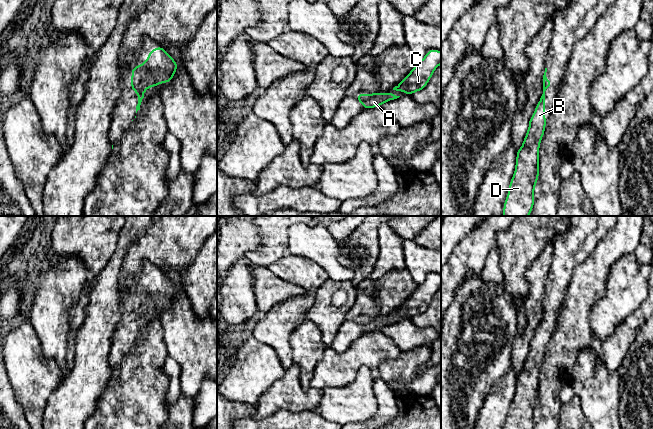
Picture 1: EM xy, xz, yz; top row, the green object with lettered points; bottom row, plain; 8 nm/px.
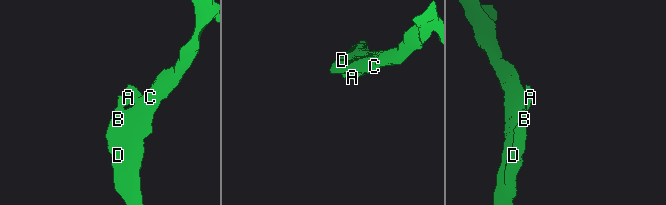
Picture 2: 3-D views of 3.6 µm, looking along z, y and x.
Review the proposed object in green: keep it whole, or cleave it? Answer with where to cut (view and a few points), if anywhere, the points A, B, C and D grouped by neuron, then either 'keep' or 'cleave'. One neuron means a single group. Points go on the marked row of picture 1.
no cut; A B C D; keep

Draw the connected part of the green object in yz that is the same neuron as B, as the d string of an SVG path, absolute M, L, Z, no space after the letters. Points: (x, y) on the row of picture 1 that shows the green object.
M547 68L543 75L543 94L538 101L532 117L529 119L529 128L521 148L516 152L515 173L509 184L508 195L504 202L503 216L528 216L534 206L534 188L539 177L539 147L545 132L545 91L552 87L552 81L546 77Z

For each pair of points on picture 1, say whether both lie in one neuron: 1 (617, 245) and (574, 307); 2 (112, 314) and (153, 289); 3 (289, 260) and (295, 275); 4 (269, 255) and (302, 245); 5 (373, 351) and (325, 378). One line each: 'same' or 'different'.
1: same
2: different
3: same
4: different
5: same

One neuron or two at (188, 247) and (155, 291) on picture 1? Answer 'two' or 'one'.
two

